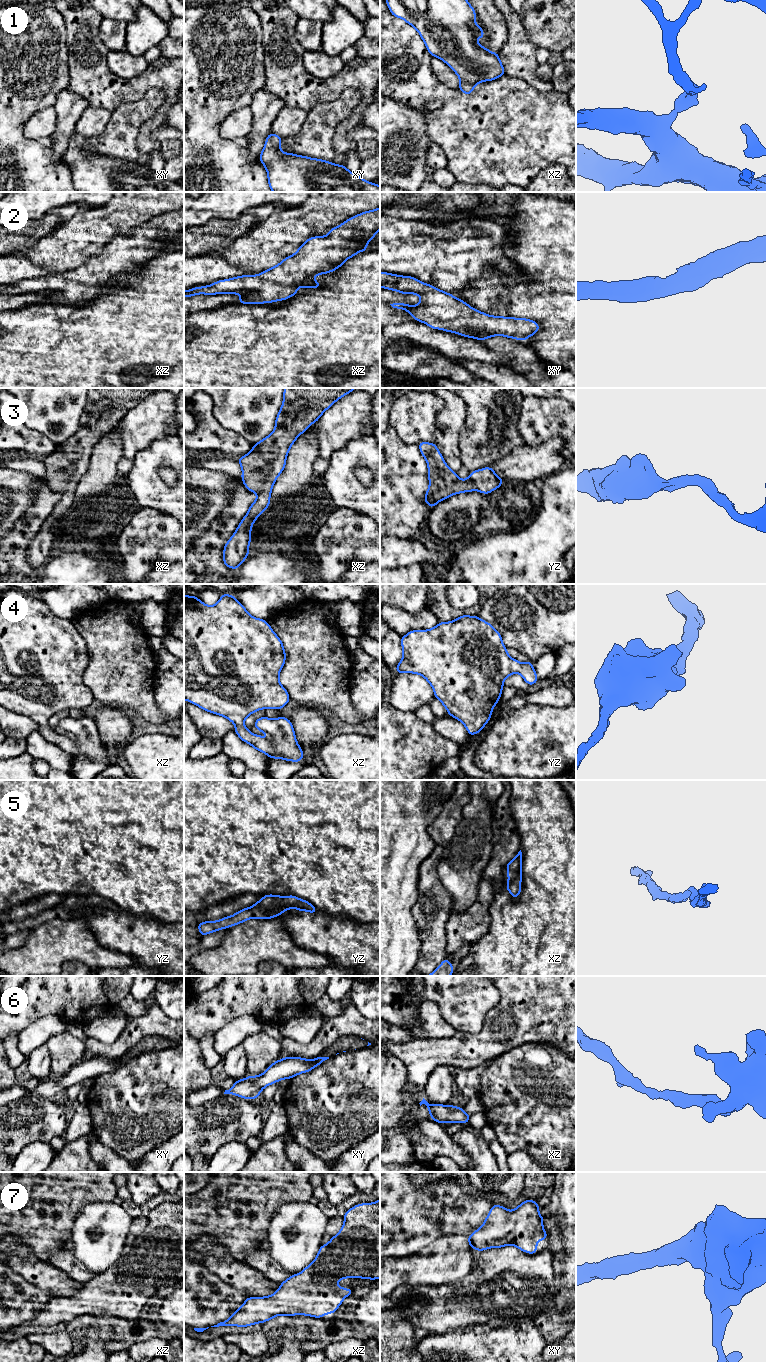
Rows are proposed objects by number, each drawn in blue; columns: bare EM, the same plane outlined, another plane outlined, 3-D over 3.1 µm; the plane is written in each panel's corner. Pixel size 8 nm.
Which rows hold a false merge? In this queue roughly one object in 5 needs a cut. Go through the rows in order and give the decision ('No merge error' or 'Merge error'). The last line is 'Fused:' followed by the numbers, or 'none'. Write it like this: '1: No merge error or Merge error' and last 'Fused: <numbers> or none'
1: No merge error
2: No merge error
3: No merge error
4: No merge error
5: No merge error
6: No merge error
7: No merge error
Fused: none

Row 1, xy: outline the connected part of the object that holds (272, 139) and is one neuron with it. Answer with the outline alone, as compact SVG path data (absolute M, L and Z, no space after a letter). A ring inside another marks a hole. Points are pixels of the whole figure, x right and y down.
M270 133L259 156L267 170L268 184L273 192L380 192L380 186L350 172L344 165L309 158L281 150L282 138Z

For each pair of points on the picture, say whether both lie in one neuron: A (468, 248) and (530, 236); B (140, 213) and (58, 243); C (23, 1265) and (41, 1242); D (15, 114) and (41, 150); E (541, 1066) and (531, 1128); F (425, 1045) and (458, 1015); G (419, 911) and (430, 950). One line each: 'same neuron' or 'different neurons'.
A: different neurons
B: same neuron
C: different neurons
D: same neuron
E: same neuron
F: different neurons
G: same neuron

